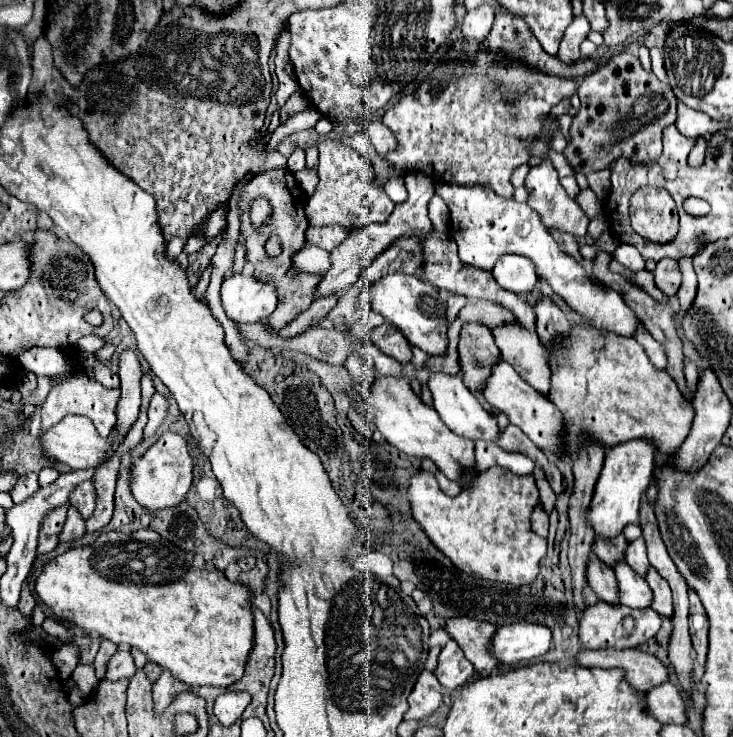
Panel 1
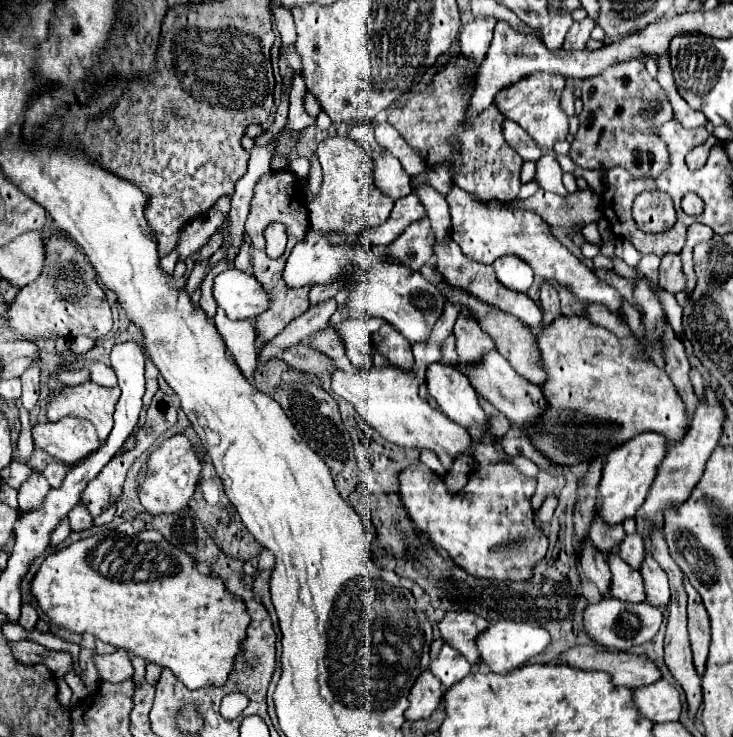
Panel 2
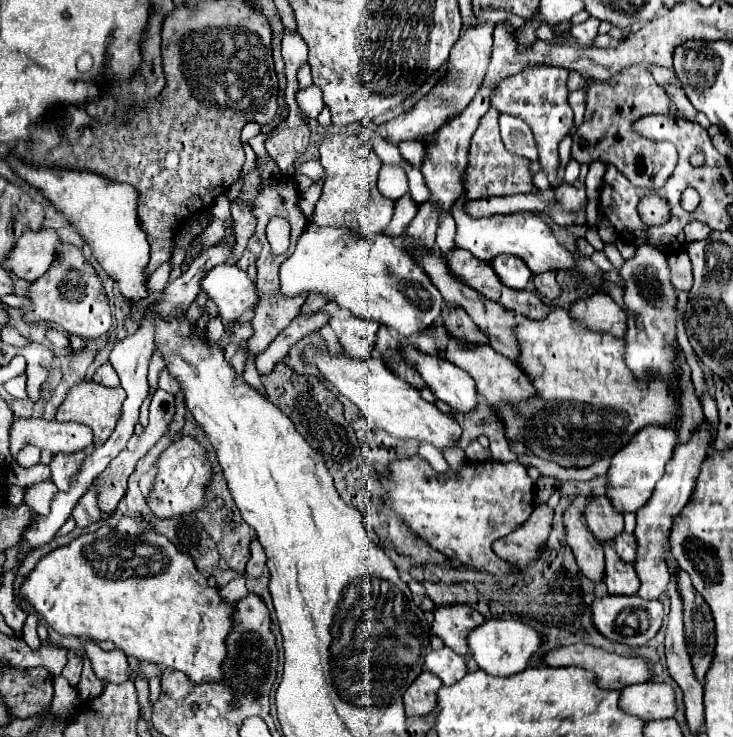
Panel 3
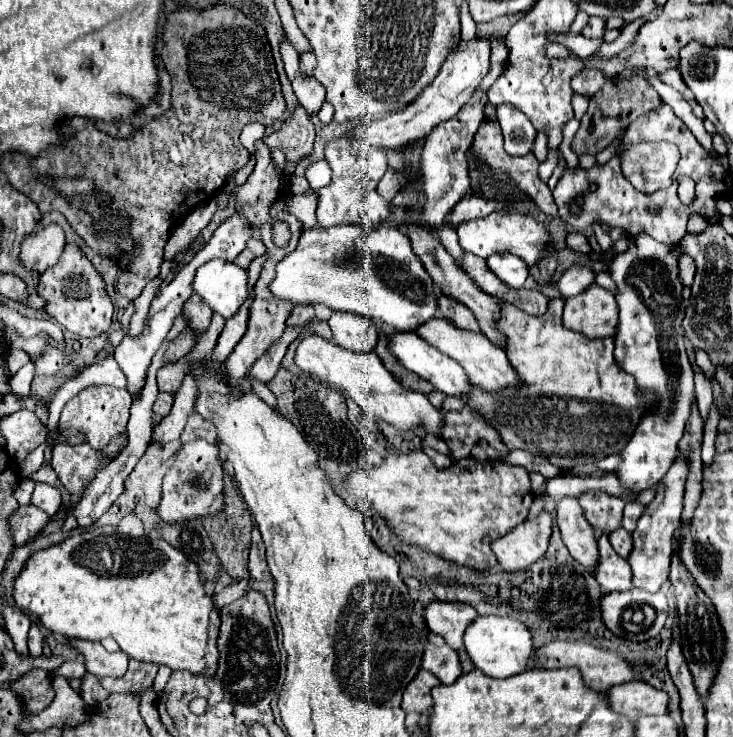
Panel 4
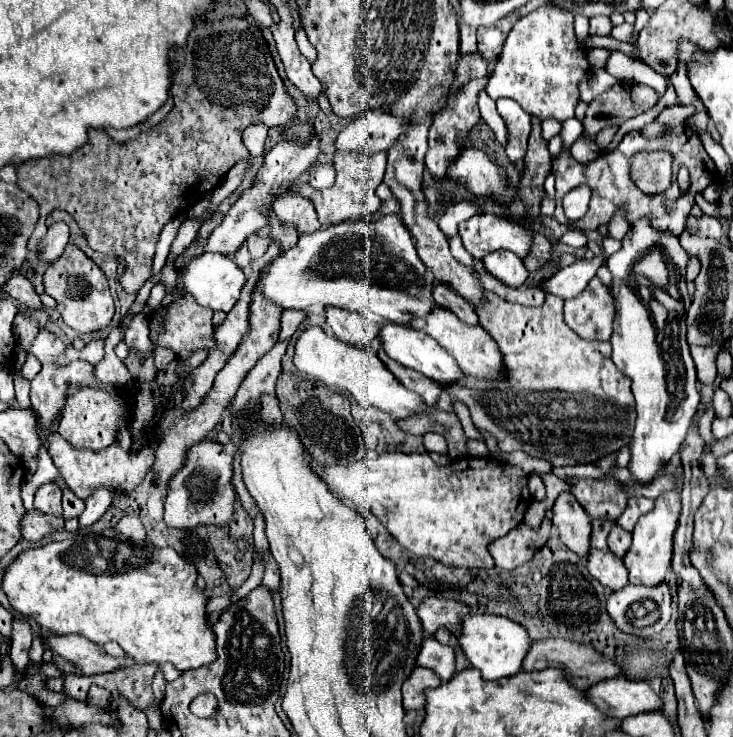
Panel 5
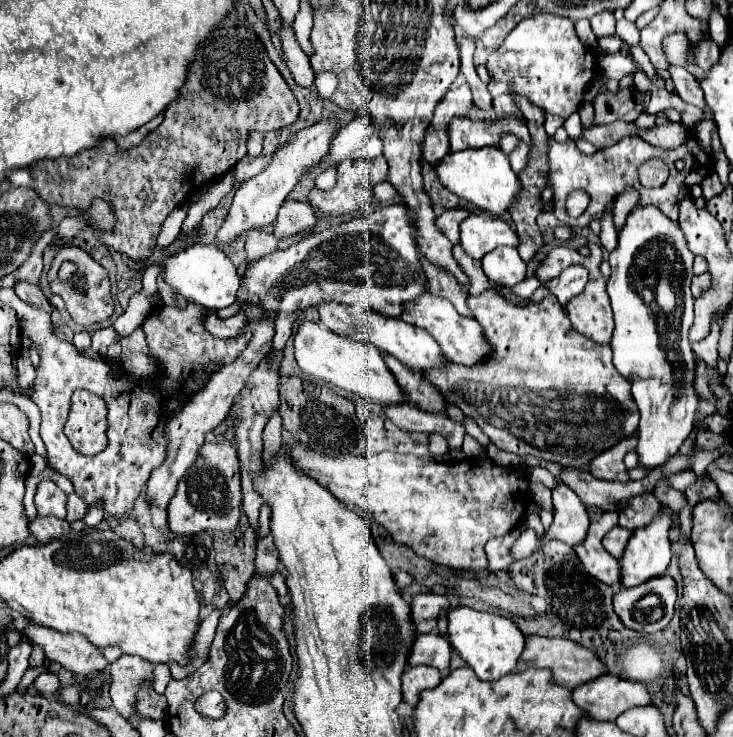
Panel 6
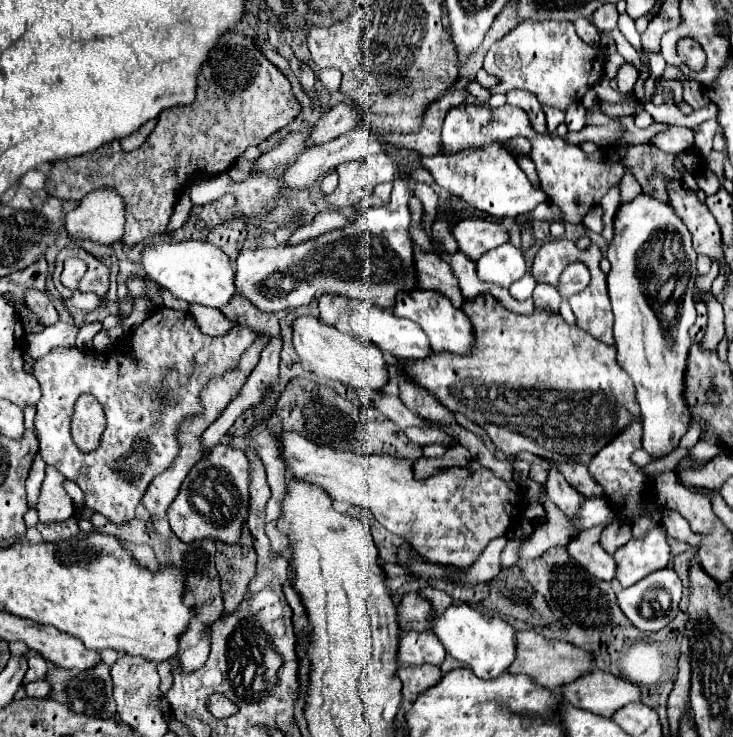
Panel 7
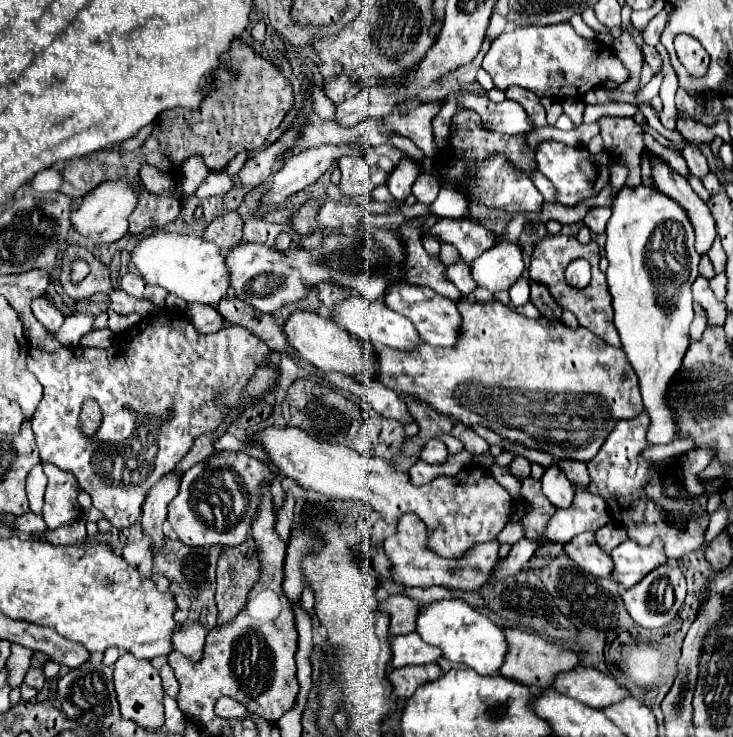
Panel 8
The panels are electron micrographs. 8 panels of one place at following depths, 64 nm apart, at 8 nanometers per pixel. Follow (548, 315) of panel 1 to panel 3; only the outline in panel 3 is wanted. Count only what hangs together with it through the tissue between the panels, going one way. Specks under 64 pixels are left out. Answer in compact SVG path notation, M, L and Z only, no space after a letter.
M548 270L544 274L534 274L534 278L532 278L534 286L538 288L538 292L544 294L546 298L550 298L550 300L560 296L560 286L556 284L554 278L556 278L556 272L552 272L552 270Z

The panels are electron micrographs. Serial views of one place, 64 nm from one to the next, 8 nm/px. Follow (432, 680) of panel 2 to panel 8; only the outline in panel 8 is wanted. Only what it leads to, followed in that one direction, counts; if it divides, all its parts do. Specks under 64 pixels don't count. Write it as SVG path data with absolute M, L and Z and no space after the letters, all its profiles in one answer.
M424 664L424 666L402 666L402 668L394 668L388 672L388 680L394 688L394 694L400 700L406 700L408 696L412 696L412 692L426 684L436 680L442 674L438 664Z

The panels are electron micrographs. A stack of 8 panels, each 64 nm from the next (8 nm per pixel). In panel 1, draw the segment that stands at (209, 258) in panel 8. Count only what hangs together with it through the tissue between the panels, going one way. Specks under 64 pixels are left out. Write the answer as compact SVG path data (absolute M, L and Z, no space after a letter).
M242 274L224 276L220 298L228 318L240 324L264 322L278 304L272 284L264 284L252 276Z

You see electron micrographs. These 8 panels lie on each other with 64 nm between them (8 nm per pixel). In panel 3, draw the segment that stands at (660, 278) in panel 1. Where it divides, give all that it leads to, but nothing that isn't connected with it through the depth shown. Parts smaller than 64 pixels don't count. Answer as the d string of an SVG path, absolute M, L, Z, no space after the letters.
M672 252L670 254L670 268L672 268L672 284L676 290L690 290L692 288L692 262L686 252Z

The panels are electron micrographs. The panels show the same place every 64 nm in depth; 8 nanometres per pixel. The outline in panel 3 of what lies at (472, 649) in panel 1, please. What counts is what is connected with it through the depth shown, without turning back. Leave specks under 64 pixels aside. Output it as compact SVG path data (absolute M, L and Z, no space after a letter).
M436 606L434 608L434 620L432 620L432 634L444 640L448 648L452 648L458 654L466 654L466 636L476 628L476 624L484 622L484 616L476 612L470 606Z

